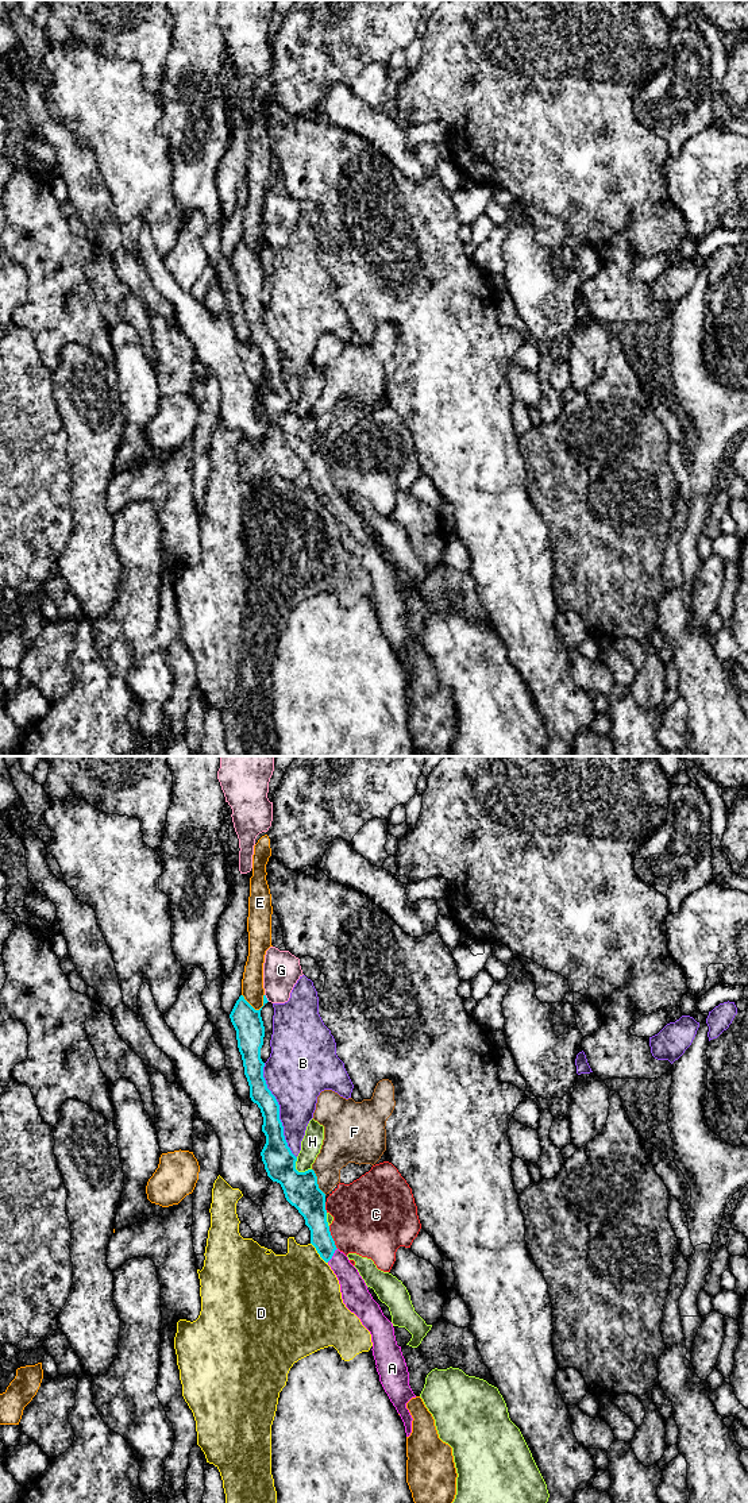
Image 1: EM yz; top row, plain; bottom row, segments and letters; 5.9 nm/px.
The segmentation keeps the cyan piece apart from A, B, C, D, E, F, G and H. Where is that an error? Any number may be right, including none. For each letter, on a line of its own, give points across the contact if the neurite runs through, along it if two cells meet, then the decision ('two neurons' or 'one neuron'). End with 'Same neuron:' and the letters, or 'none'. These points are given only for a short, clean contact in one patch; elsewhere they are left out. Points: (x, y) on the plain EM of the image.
A: across yz (315, 461), (320, 482), (332, 498), (347, 517), (353, 531) | one neuron
B: two neurons
C: along yz (328, 470), (334, 488), (338, 492) | two neurons
D: two neurons
E: two neurons
F: along yz (312, 412), (317, 430), (326, 438) | two neurons
G: two neurons
H: two neurons
Same neuron: A

